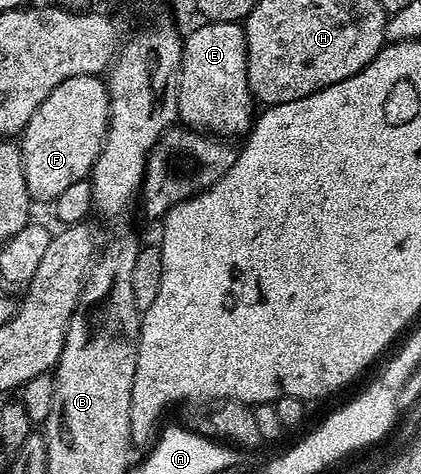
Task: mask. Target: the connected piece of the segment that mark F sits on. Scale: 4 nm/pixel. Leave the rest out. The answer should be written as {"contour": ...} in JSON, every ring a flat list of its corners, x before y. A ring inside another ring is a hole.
{"contour":[[77,76,76,78,68,78,64,82,60,82,60,86,56,86,56,90,52,90,52,94,48,94,48,98,44,98,44,102,40,102,40,106,36,106,36,114,32,114,32,118,28,118,26,129,20,133,20,147,22,149,22,161,24,162,24,180,28,182,28,194,31,201,46,200,52,202,56,198,60,198,60,193,67,186,73,186,75,182,87,179,90,171,94,169,96,158,100,154,100,150,106,141,106,131,110,125,110,90,105,79,97,76]]}

